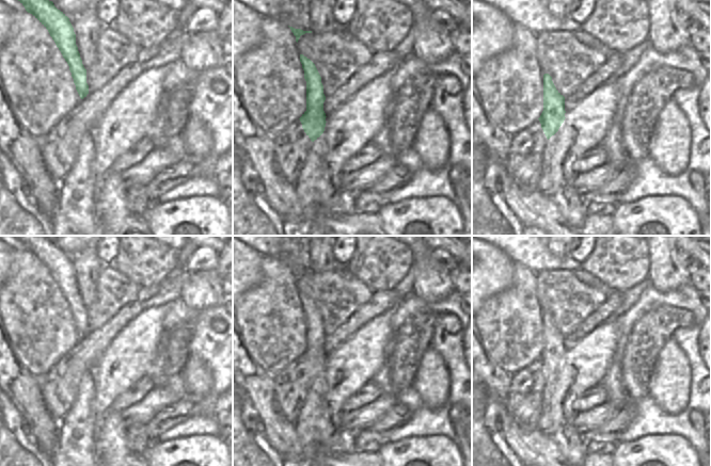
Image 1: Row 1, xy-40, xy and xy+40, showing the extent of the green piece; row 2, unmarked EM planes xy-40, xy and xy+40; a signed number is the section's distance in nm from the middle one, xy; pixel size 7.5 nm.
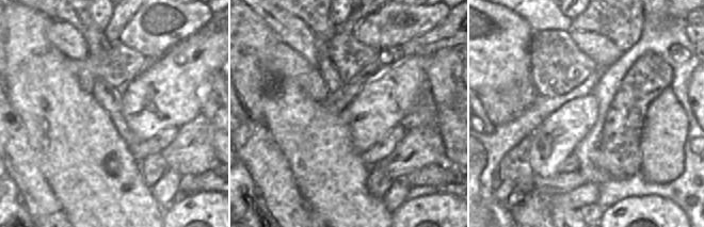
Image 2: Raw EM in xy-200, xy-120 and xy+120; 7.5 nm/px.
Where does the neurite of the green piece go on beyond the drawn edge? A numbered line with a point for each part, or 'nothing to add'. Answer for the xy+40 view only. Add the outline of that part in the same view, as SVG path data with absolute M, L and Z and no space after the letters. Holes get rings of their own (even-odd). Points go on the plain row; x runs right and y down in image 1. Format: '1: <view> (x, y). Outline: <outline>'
1: xy+40 (557, 406). Outline: M558 371L552 374L543 388L543 401L541 403L541 414L537 430L547 436L553 436L556 441L555 434L566 424L573 423L573 399L575 391L569 391L569 386L558 377Z

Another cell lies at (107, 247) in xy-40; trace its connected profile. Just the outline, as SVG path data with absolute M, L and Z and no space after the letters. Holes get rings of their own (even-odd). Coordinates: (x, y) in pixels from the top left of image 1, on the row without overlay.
M101 236L95 250L101 263L110 266L118 252L118 237Z

